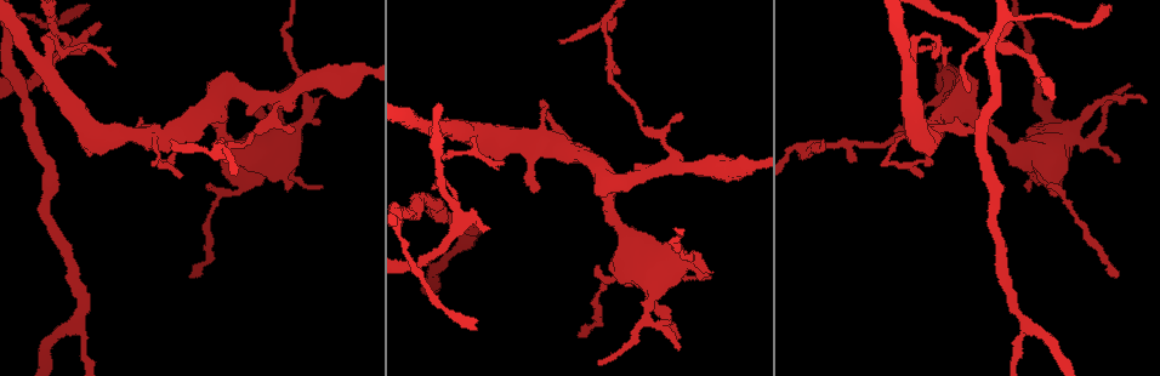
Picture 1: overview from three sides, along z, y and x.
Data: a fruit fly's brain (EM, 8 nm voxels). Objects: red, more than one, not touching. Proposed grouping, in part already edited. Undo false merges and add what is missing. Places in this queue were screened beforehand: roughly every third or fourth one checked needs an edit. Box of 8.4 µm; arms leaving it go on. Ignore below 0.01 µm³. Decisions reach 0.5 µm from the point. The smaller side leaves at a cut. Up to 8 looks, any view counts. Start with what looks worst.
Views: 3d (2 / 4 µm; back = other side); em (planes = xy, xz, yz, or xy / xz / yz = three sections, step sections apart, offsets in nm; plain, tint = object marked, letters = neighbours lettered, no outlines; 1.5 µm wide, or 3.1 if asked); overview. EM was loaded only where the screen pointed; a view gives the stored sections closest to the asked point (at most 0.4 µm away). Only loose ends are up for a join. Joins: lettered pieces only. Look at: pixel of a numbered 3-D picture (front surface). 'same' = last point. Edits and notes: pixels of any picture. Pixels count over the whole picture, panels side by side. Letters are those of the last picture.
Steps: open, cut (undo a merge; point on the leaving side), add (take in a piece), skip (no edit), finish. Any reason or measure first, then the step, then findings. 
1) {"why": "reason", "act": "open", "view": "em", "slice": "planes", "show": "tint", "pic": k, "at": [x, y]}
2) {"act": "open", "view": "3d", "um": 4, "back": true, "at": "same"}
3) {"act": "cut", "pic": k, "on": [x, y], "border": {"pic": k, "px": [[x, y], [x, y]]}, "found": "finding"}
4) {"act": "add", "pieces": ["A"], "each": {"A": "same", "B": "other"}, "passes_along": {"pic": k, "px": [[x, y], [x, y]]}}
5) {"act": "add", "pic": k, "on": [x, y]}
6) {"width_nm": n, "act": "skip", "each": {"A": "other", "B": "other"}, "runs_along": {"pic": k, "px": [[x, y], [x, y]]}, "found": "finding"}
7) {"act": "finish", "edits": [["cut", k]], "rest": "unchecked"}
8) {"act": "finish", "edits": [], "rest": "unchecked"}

{"why": "tapers out", "act": "open", "view": "em", "slice": "yz", "step": 4, "show": "letters", "pic": 1, "at": [580, 336]}

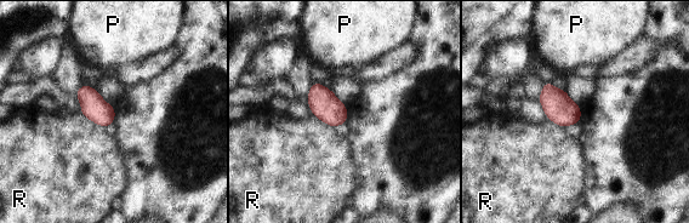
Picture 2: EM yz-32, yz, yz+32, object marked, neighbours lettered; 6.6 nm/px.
{"act": "open", "view": "em", "slice": "planes", "show": "letters", "at": "same"}

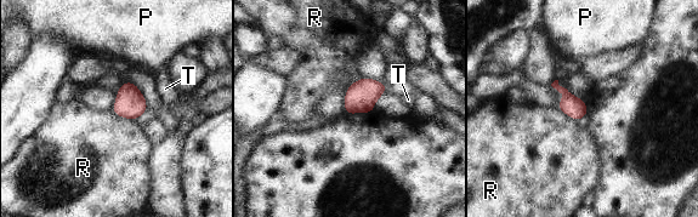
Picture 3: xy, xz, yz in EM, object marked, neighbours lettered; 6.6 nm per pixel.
{"longest_contact_nm": ["R", 170], "act": "skip", "each": {"P": "other", "R": "other", "T": "other"}, "border": {"pic": 3, "px": [[112, 110], [118, 115], [135, 120]]}, "found": "none of them fits"}

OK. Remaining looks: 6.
{"why": "tapers out", "act": "open", "view": "3d", "um": 4, "pic": 1, "at": [1012, 22]}

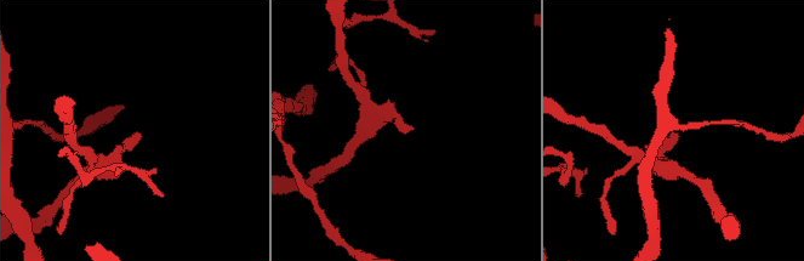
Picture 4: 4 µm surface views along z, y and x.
{"act": "open", "view": "em", "slice": "planes", "show": "letters", "pic": 4, "at": [137, 132]}

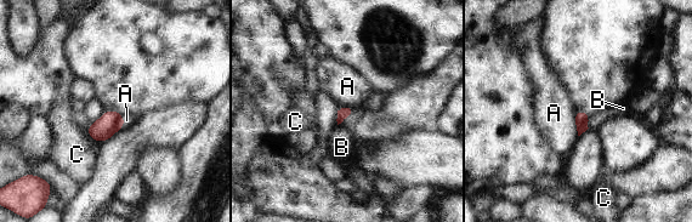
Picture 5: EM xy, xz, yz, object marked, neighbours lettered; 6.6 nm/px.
{"act": "skip", "each": {"A": "other", "B": "other", "C": "other"}, "found": "none of them fits"}

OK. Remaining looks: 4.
{"why": "calibre changes", "act": "open", "view": "em", "slice": "xy", "step": 8, "show": "tint", "pic": 1, "at": [361, 68]}

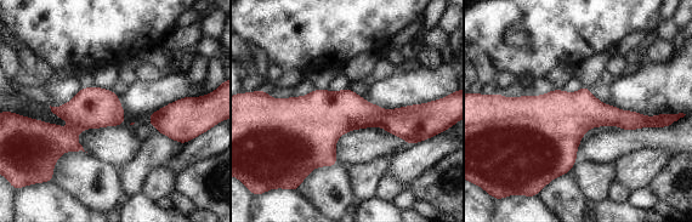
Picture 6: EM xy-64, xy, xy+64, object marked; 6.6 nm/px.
{"act": "open", "view": "em", "slice": "planes", "show": "letters", "at": "same"}

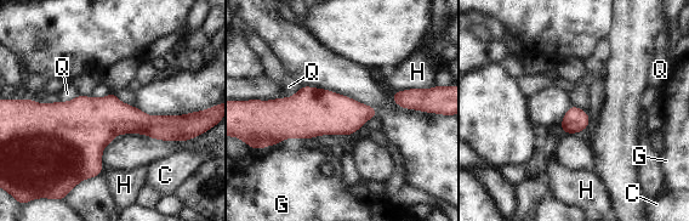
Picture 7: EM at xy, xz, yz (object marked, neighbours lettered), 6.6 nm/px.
{"width_nm": 320, "act": "skip", "each": {"C": "other", "G": "other", "H": "other", "Q": "other"}, "border": {"pic": 7, "px": [[301, 86], [291, 96], [278, 97]]}, "found": "continuous, no second cell"}

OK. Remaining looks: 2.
{"act": "finish", "edits": [], "rest": "unchecked"}

